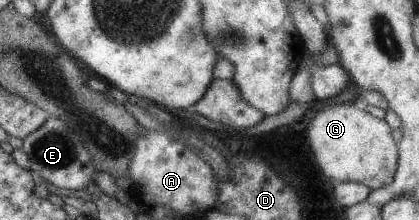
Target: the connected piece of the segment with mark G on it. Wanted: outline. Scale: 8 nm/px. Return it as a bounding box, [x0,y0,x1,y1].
[304,104,398,190]

